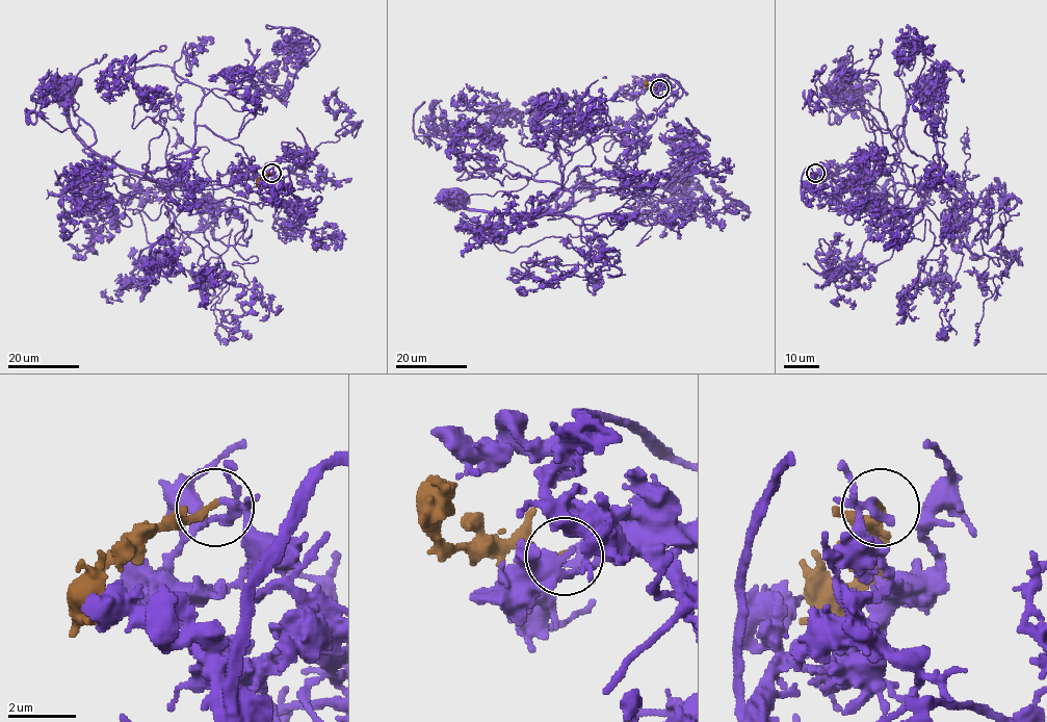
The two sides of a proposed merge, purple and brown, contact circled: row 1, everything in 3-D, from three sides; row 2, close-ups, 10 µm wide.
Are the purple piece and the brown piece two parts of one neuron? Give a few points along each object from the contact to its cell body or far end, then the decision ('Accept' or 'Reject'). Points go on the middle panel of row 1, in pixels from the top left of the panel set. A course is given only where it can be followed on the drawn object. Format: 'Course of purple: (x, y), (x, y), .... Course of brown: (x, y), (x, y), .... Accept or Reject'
Course of purple: (659, 88), (672, 95), (643, 137), (602, 135), (575, 152), (564, 209), (487, 212), (452, 200). Course of brown: (659, 88), (644, 84). Accept

